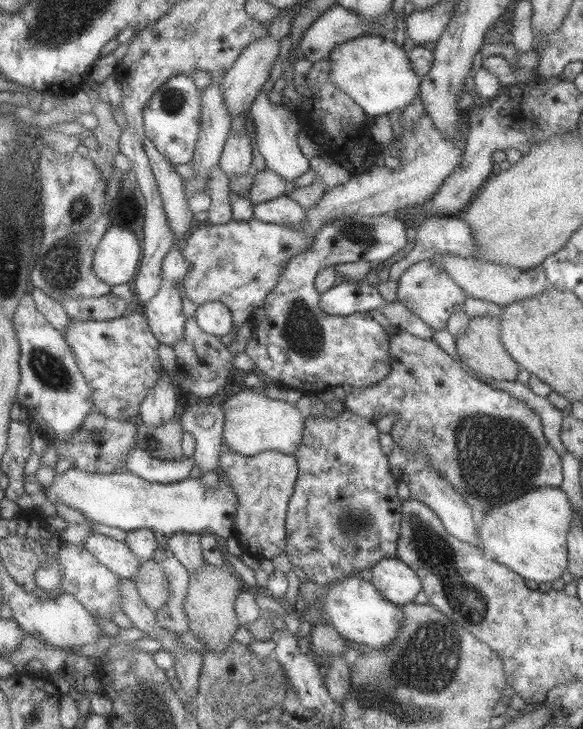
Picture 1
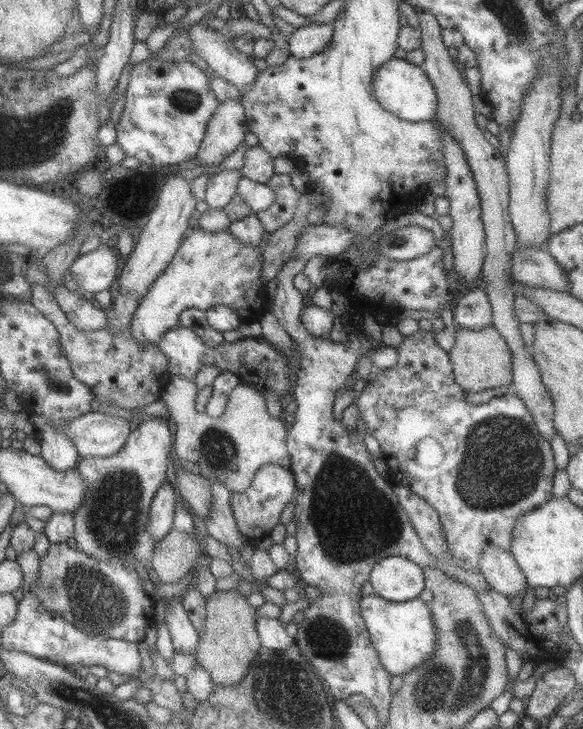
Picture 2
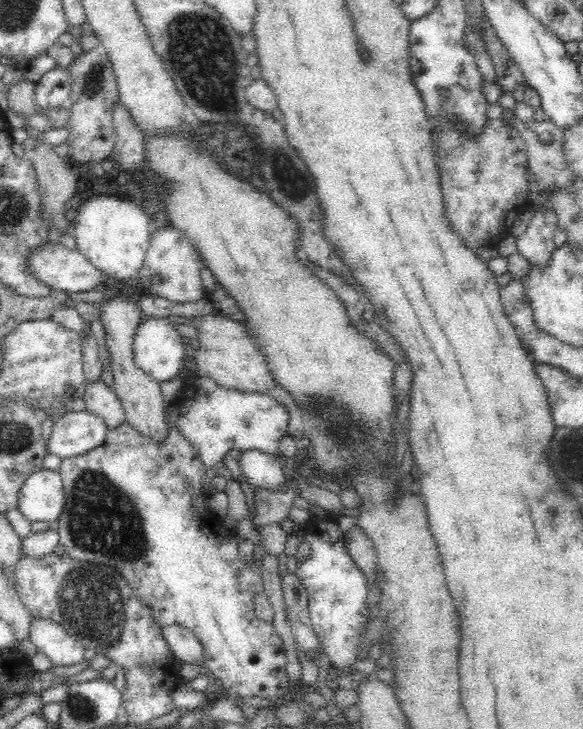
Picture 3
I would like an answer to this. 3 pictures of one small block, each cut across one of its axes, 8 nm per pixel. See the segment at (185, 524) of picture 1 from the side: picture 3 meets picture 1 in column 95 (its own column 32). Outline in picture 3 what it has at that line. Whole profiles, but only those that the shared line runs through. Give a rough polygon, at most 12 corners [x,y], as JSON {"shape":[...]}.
{"shape":[[34,471],[17,508],[28,522],[57,520],[65,496],[61,476]]}

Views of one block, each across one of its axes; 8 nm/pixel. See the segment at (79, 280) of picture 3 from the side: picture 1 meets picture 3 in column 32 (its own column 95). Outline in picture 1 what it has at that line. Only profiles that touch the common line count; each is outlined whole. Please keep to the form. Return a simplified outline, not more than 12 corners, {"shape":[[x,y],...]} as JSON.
{"shape":[[111,225],[95,247],[92,271],[111,286],[132,282],[141,245]]}

